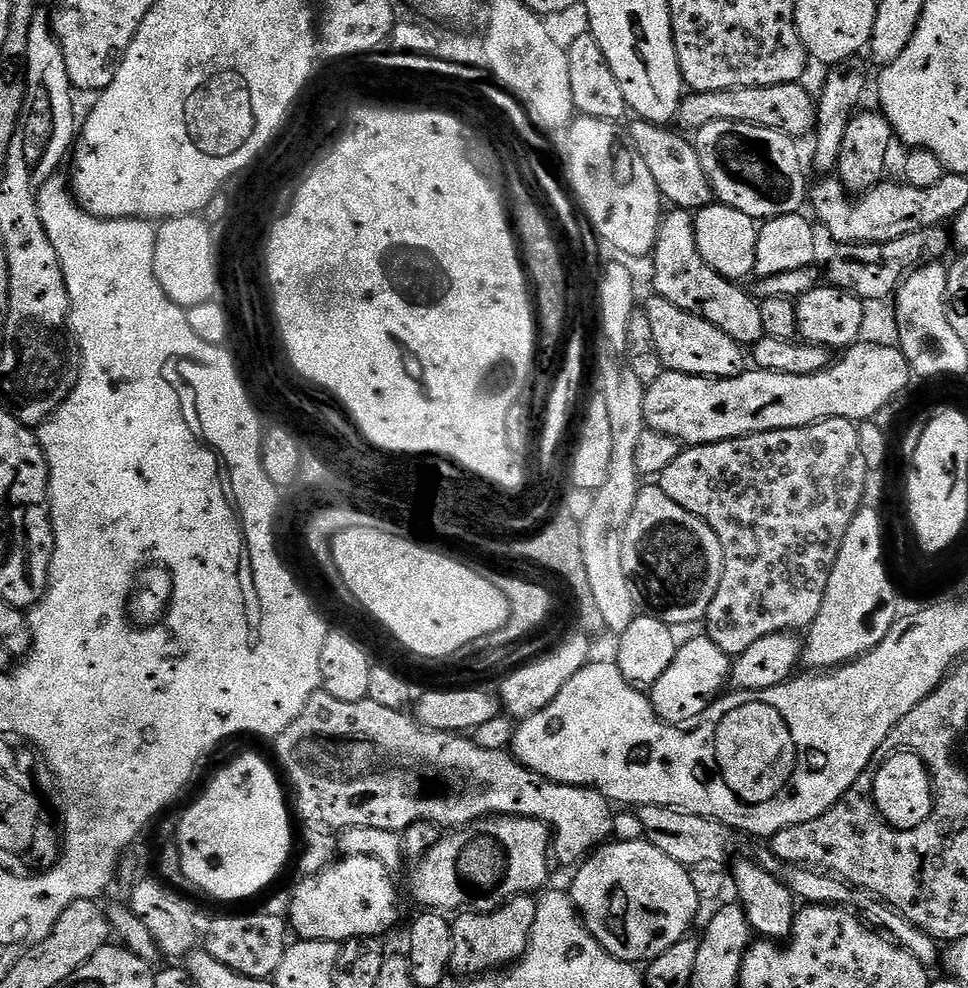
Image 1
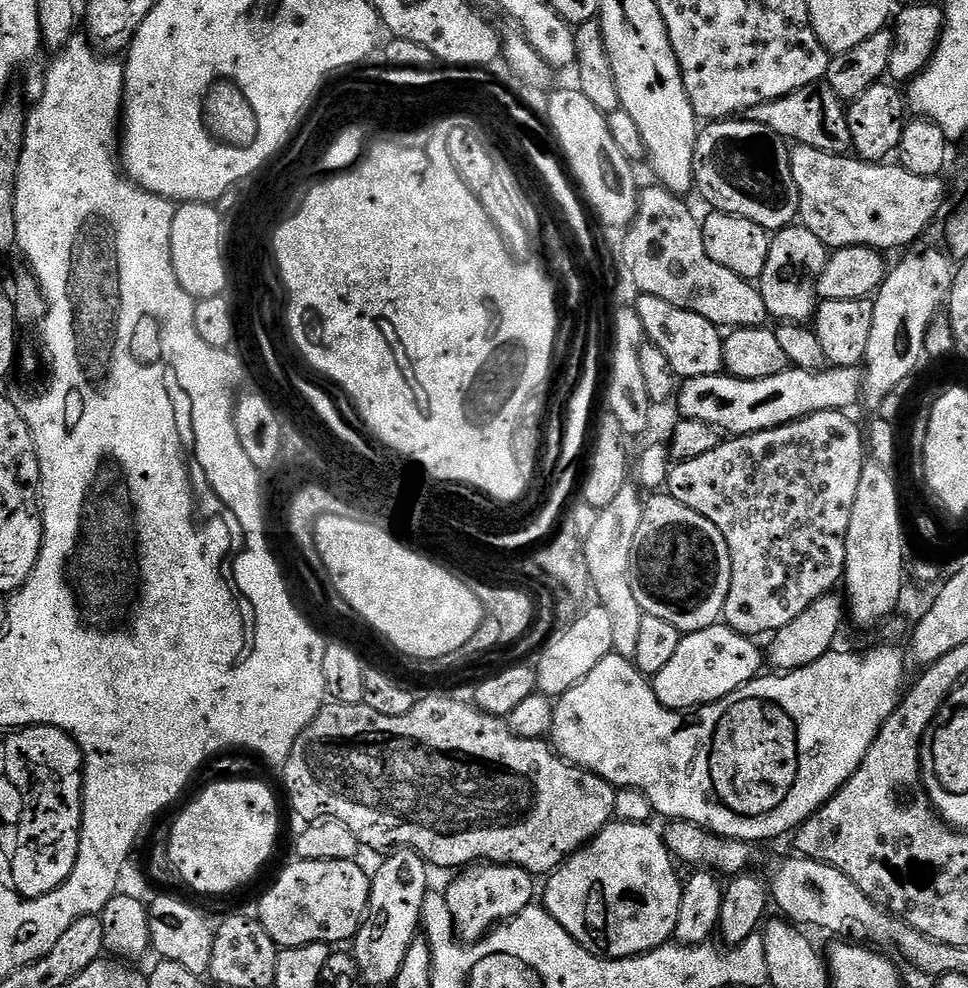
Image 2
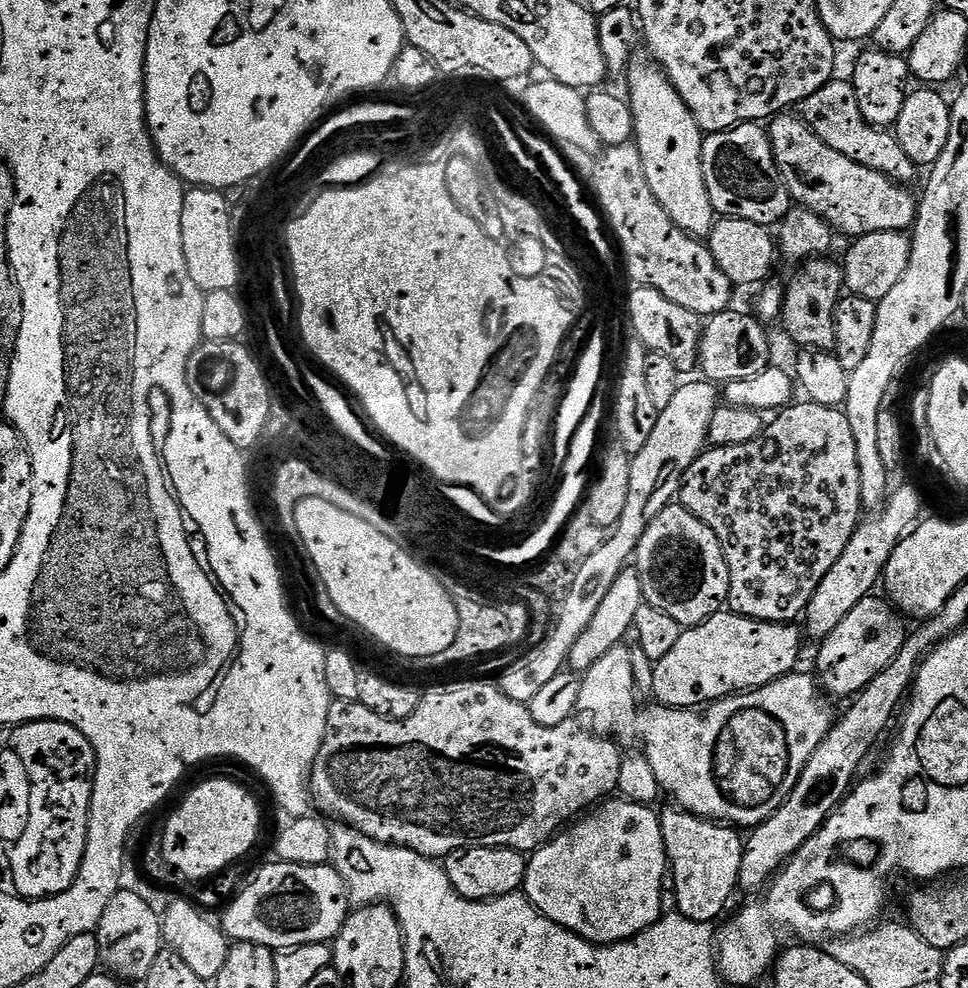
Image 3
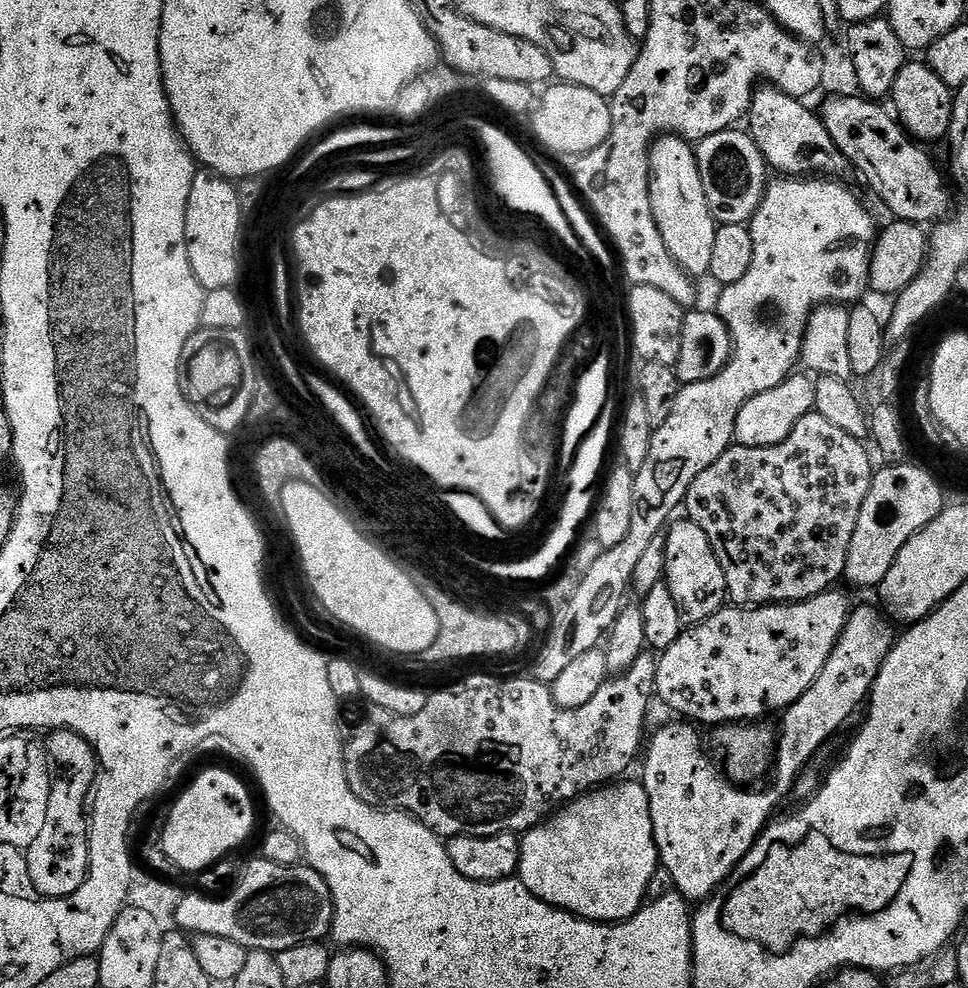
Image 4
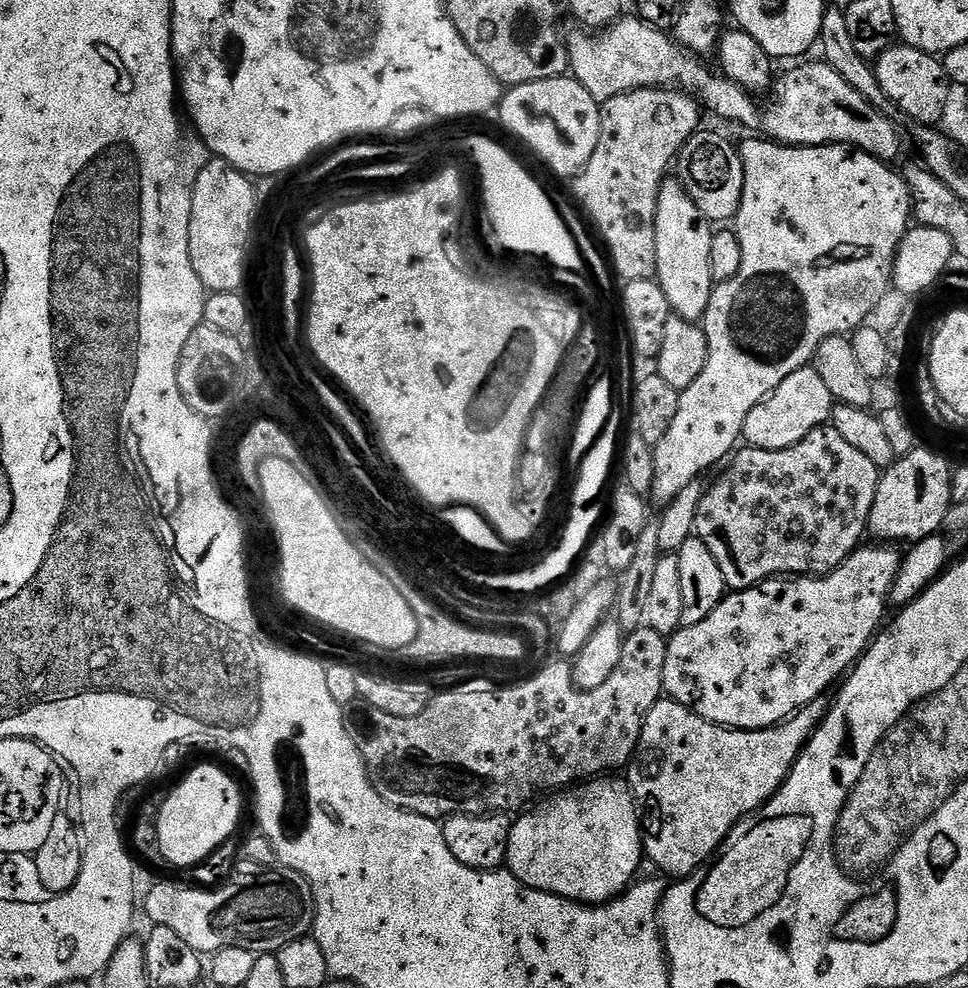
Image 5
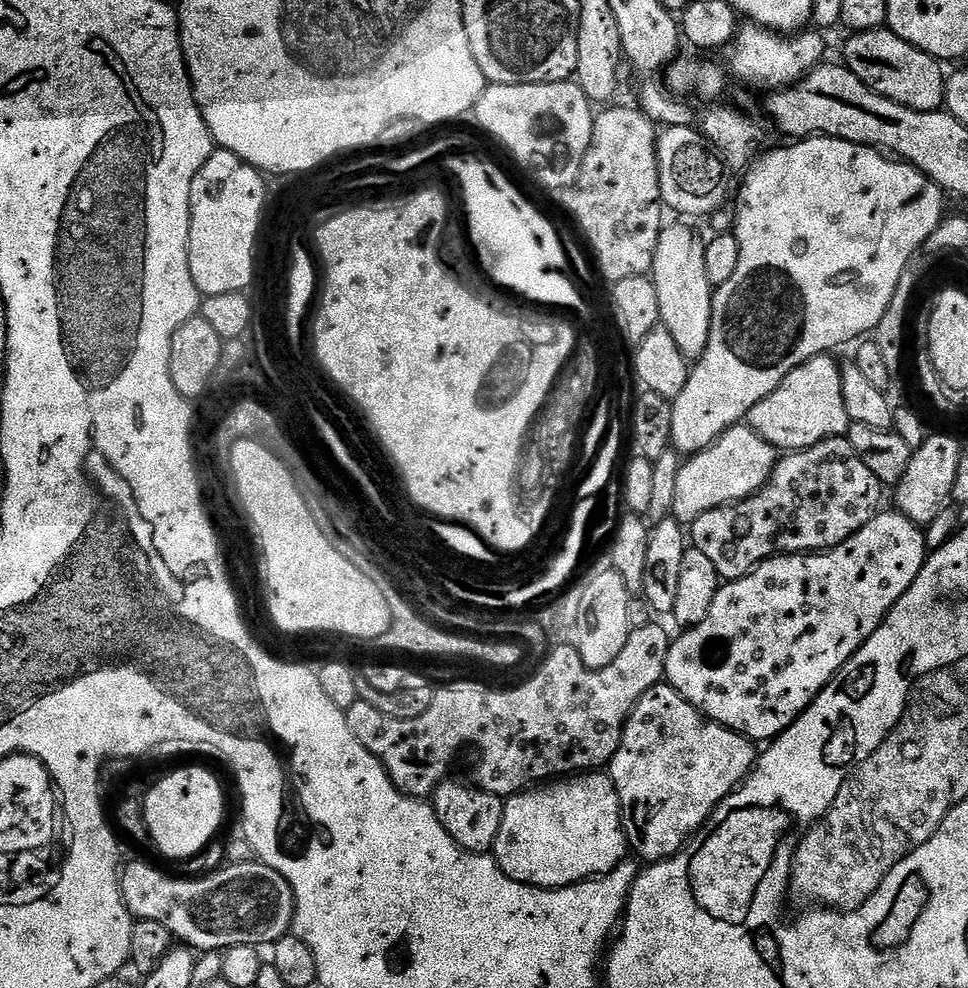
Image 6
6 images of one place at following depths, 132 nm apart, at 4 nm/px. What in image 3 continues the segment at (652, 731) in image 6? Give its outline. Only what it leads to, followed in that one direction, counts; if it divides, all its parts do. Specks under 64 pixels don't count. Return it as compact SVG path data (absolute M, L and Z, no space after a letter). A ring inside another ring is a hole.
M873 594L862 598L862 602L838 622L837 629L819 641L820 653L816 656L815 671L824 672L822 688L829 697L852 698L870 686L870 682L894 662L908 638L910 628L904 625L905 617L887 599L879 600L878 596ZM671 806L659 813L662 826L664 850L668 854L670 865L670 888L676 891L675 911L681 912L691 920L707 920L716 922L725 915L732 895L737 895L742 870L742 854L744 853L745 837L735 827L715 820L703 820L693 812L686 812L679 807Z

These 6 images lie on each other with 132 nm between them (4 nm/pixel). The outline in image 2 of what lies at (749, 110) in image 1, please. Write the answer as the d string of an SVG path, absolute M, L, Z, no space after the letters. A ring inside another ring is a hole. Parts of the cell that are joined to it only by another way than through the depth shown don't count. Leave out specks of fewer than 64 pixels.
M827 82L802 86L802 90L794 90L762 106L754 106L750 118L755 124L766 126L774 135L784 137L785 141L793 145L805 144L814 150L833 152L836 156L852 152L845 101L838 94L834 94Z

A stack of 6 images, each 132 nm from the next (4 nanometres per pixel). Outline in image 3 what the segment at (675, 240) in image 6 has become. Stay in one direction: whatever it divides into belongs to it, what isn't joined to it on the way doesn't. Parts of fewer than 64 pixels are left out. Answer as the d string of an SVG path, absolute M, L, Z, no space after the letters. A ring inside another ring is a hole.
M651 58L633 59L632 64L628 67L627 84L626 99L632 108L632 117L634 118L632 127L634 143L640 152L640 165L644 168L646 182L650 186L654 198L658 198L662 210L666 210L666 214L670 214L670 218L683 232L697 238L707 238L712 232L714 213L710 194L706 190L706 182L702 174L702 146L705 133L700 131L700 124L694 118L694 114L688 109L686 102L682 102L678 90L674 90L664 69L655 60Z

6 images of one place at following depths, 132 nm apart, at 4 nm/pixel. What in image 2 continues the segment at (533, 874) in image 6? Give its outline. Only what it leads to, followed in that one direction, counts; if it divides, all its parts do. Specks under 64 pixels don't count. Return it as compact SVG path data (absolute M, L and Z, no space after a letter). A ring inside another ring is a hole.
M648 822L607 824L594 839L573 852L543 881L542 907L595 956L625 960L627 956L640 956L643 952L660 948L676 935L682 880L676 877L677 865L664 845L663 835L651 826Z

